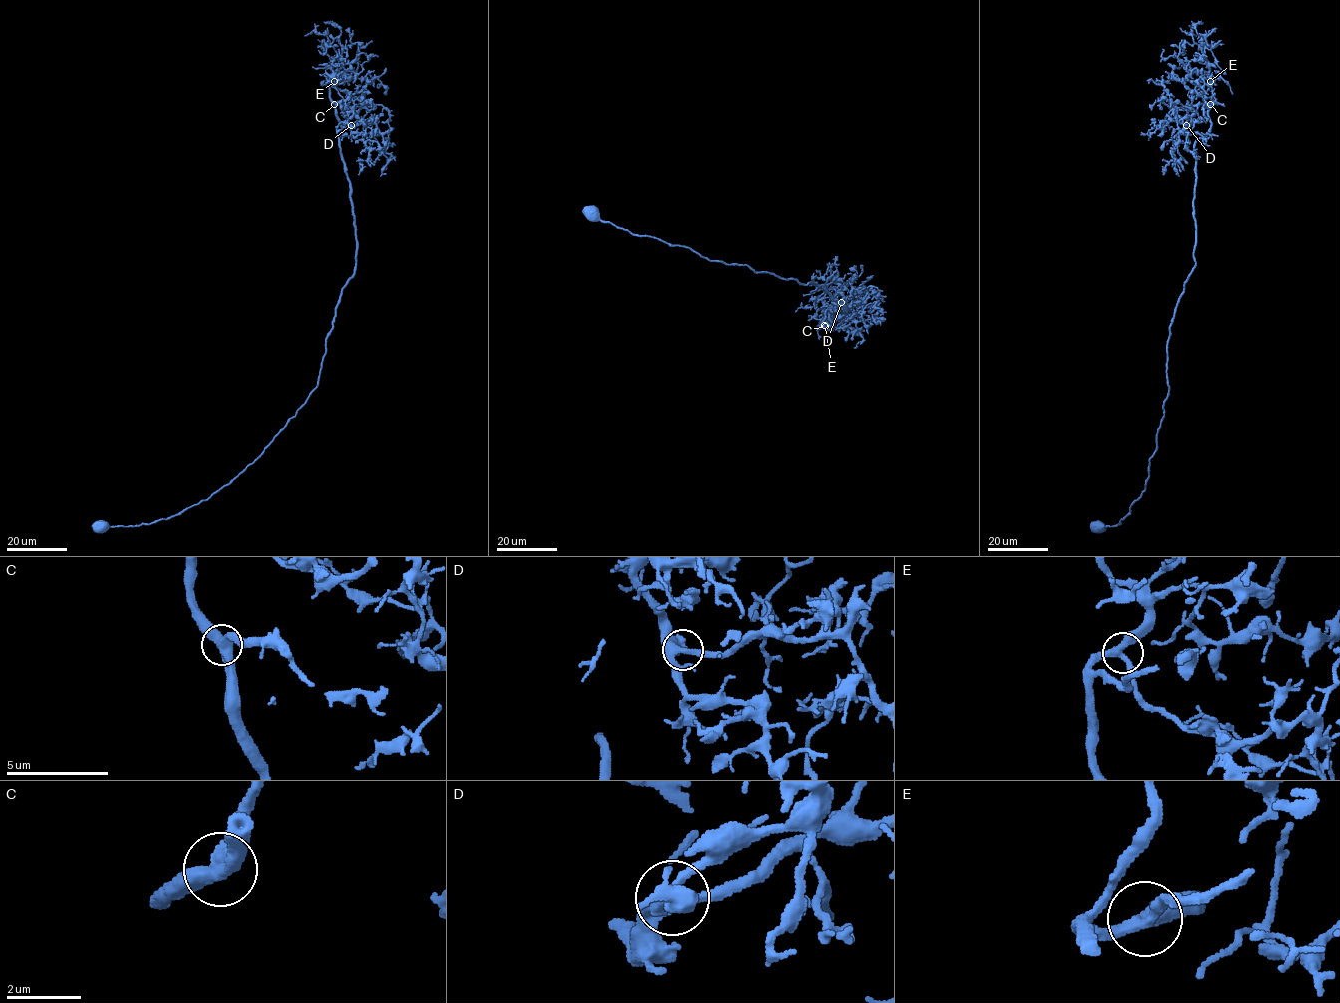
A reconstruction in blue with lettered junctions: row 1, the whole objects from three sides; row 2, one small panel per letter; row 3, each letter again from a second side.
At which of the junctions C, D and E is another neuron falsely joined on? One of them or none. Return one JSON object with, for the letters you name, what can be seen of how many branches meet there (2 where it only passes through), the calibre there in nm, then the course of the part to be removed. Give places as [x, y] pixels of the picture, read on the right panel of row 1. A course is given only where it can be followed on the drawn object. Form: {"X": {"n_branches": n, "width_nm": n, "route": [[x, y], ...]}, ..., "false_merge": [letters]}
{"false_merge": []}

